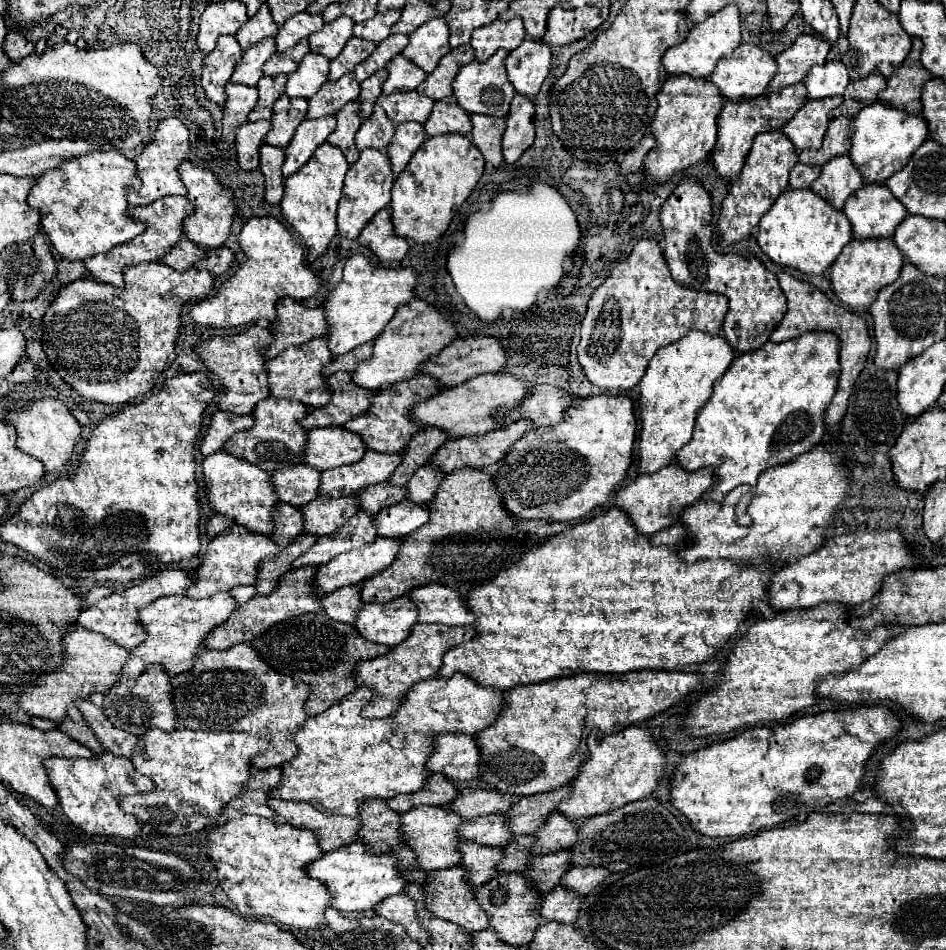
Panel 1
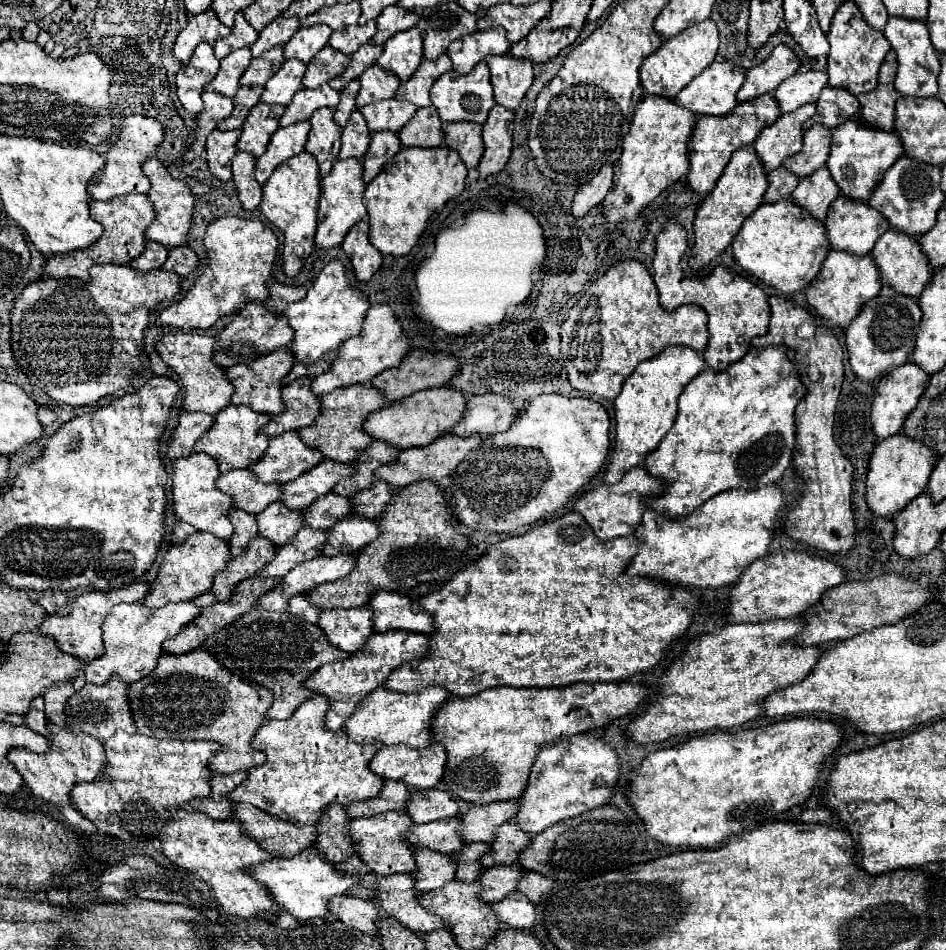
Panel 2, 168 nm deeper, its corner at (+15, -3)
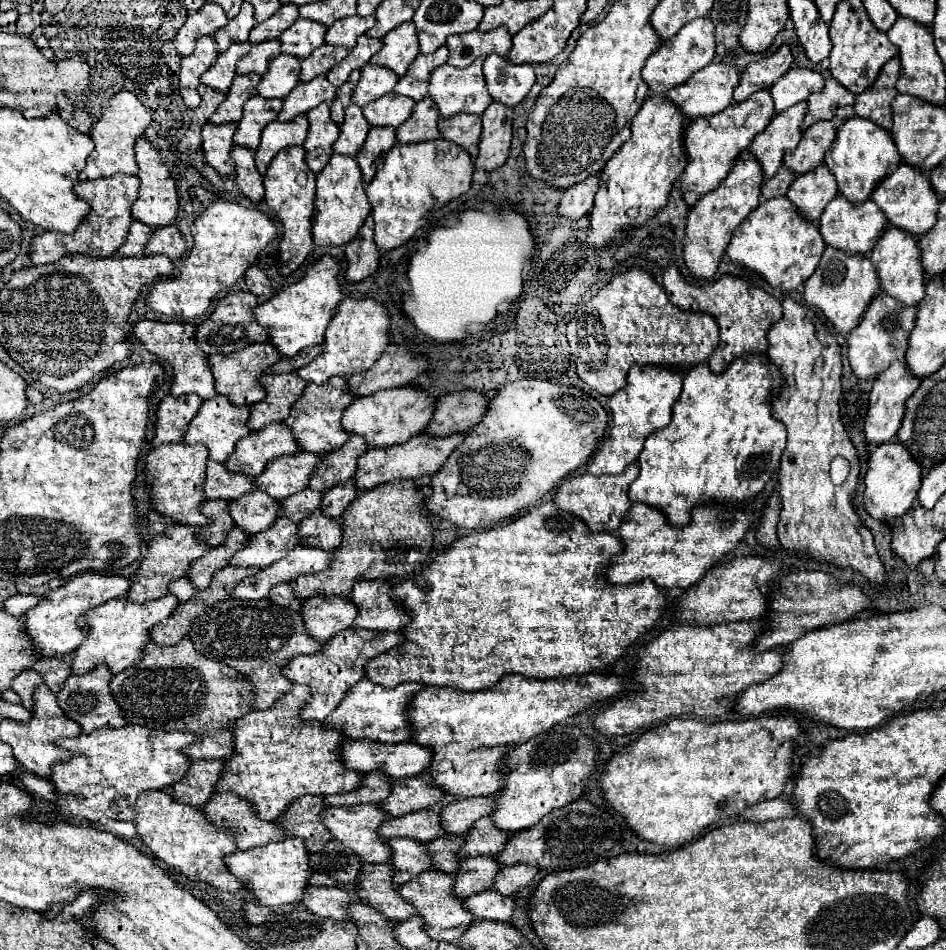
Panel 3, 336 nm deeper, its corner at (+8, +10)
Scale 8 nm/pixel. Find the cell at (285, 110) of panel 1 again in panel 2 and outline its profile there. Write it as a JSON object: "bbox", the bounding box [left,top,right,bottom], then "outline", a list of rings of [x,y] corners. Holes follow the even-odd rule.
{"bbox":[238,103,285,157],"outline":[[[258,103],[250,109],[248,119],[242,127],[242,137],[238,139],[238,151],[248,151],[254,157],[260,157],[268,147],[270,137],[280,127],[279,119],[285,110],[281,105],[264,105]]]}

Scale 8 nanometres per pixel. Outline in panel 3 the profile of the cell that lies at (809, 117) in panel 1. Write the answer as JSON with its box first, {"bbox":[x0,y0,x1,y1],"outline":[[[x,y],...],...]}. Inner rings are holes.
{"bbox":[749,102,807,180],"outline":[[[799,102],[791,106],[789,110],[777,114],[769,126],[755,136],[755,140],[749,146],[749,152],[757,158],[761,164],[765,180],[775,176],[775,172],[781,168],[783,154],[787,150],[795,150],[795,146],[801,140],[801,122],[807,112],[807,102]]]}

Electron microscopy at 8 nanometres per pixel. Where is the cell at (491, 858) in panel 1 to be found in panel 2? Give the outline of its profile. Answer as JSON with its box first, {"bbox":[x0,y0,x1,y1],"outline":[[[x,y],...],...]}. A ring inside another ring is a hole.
{"bbox":[416,847,456,893],"outline":[[[418,847],[416,865],[416,889],[420,889],[422,893],[442,889],[442,885],[448,885],[456,879],[456,861],[452,861],[452,855]]]}

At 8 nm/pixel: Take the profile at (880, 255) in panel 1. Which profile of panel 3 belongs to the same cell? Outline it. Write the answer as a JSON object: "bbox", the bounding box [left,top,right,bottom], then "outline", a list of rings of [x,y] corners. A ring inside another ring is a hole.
{"bbox":[803,246,881,336],"outline":[[[827,246],[817,270],[805,282],[803,298],[807,304],[811,304],[823,312],[823,316],[833,324],[835,332],[847,336],[853,328],[859,326],[863,312],[867,310],[869,302],[879,292],[881,292],[879,278],[877,278],[875,268],[871,266],[871,260],[867,256],[847,256],[845,252]]]}

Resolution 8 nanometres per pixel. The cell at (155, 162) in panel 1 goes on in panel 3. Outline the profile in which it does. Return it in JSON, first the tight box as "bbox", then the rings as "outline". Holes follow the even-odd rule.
{"bbox":[79,92,151,180],"outline":[[[117,92],[113,98],[103,100],[101,114],[97,122],[91,126],[91,140],[95,144],[95,150],[91,156],[87,156],[87,166],[79,174],[79,180],[95,180],[113,176],[117,172],[121,174],[137,174],[137,162],[133,156],[133,144],[139,136],[143,136],[145,128],[151,124],[151,112],[137,100],[131,92]]]}

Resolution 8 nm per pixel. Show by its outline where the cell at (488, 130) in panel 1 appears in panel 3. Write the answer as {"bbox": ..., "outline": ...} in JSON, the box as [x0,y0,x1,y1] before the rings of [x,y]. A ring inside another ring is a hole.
{"bbox":[439,114,481,158],"outline":[[[457,114],[451,118],[439,120],[439,132],[441,138],[461,146],[469,156],[477,158],[477,144],[481,134],[481,116],[479,114]]]}

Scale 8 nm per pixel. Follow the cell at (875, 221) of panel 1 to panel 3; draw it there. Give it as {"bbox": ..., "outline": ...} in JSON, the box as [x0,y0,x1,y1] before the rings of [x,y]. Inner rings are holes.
{"bbox":[819,194,887,256],"outline":[[[841,194],[825,206],[825,210],[819,218],[819,232],[825,240],[825,244],[833,246],[837,250],[843,250],[851,256],[869,254],[885,228],[887,228],[887,218],[883,216],[883,212],[879,212],[879,206],[873,200],[867,200],[863,204],[851,204]]]}

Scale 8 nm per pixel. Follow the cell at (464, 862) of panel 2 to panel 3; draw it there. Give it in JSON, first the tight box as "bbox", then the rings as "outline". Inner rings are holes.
{"bbox":[425,836,461,874],"outline":[[[439,836],[439,840],[431,840],[425,844],[427,854],[433,860],[433,868],[455,874],[459,868],[457,850],[461,848],[461,836]]]}

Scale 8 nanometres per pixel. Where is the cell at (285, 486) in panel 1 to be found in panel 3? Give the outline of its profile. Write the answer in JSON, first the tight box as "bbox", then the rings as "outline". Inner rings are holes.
{"bbox":[203,460,255,500],"outline":[[[215,460],[207,462],[207,472],[205,472],[205,482],[203,482],[205,498],[213,500],[237,500],[239,496],[255,490],[253,478],[243,476],[243,474],[233,474],[225,468],[225,464],[219,464]]]}

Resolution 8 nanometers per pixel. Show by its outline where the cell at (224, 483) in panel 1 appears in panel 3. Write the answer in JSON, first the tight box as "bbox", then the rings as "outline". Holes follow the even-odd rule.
{"bbox":[145,444,211,526],"outline":[[[161,444],[155,446],[145,458],[145,486],[149,488],[151,508],[171,518],[173,522],[187,526],[205,526],[211,520],[199,512],[203,498],[203,478],[207,464],[207,448],[203,444]]]}

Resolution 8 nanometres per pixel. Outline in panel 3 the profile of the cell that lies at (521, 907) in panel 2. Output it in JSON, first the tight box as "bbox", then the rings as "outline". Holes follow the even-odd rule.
{"bbox":[463,890,515,922],"outline":[[[485,890],[463,900],[463,906],[475,918],[481,918],[481,920],[487,918],[487,920],[499,920],[499,922],[509,922],[515,910],[513,898],[501,896],[499,892],[493,892],[493,890]]]}

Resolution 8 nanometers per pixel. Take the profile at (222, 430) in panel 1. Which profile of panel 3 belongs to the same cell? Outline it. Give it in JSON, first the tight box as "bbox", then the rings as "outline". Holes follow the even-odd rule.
{"bbox":[151,394,201,446],"outline":[[[195,394],[185,396],[165,396],[157,404],[157,420],[155,420],[155,436],[151,440],[153,446],[169,444],[169,442],[183,442],[187,426],[191,418],[197,414],[201,406],[201,398]]]}

